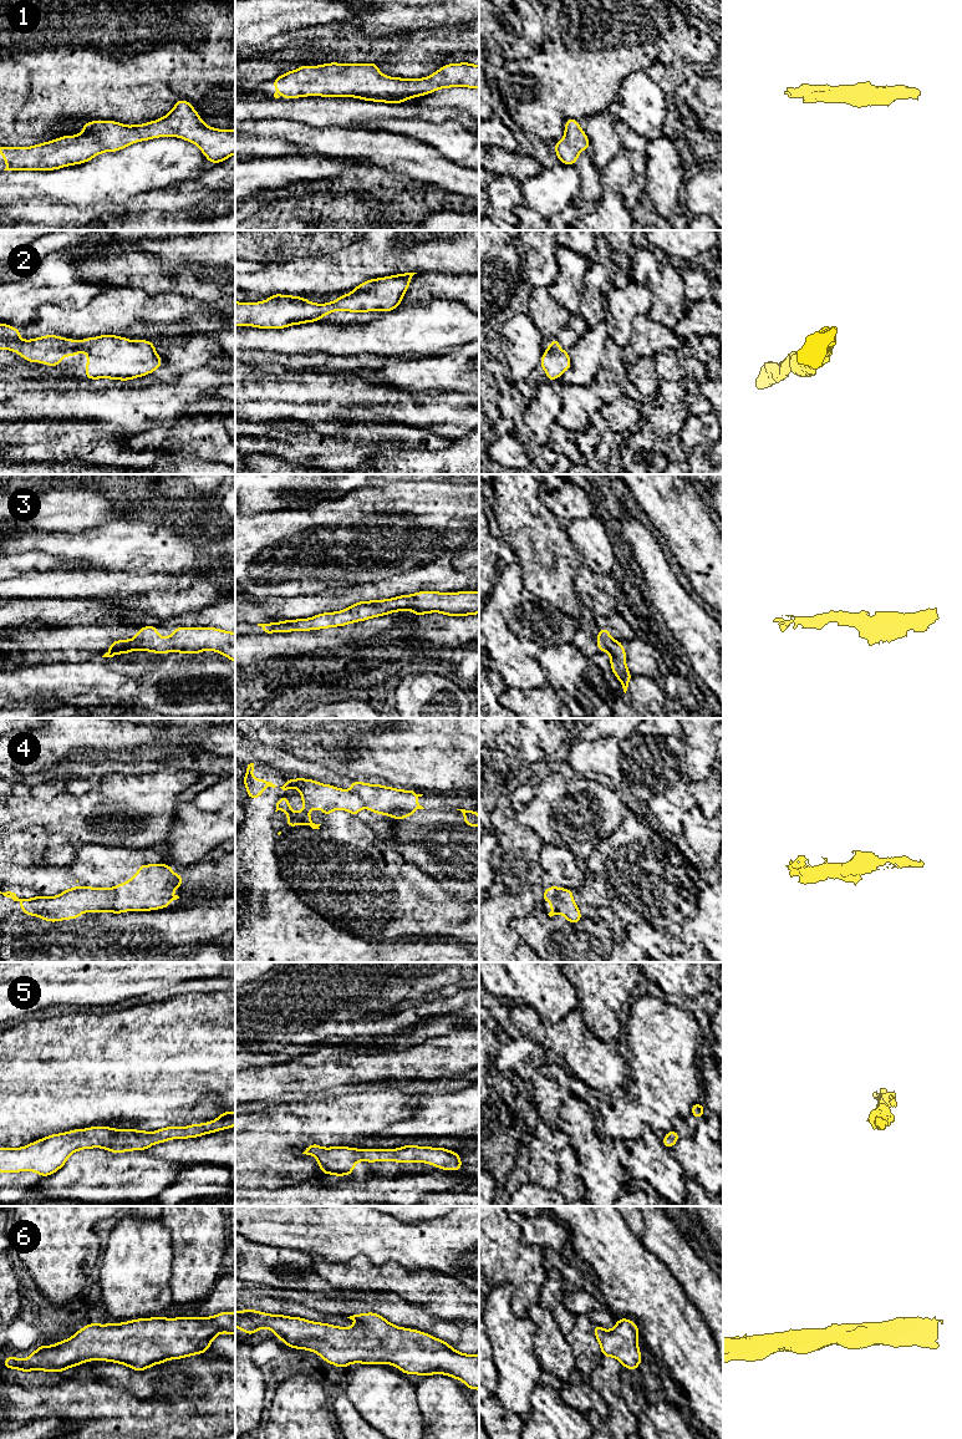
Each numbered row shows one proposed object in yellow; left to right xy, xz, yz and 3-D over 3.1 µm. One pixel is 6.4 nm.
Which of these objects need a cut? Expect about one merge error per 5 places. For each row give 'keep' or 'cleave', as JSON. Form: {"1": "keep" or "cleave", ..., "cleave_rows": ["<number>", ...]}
{"1": "keep", "2": "keep", "3": "keep", "4": "cleave", "5": "keep", "6": "keep", "cleave_rows": ["4"]}

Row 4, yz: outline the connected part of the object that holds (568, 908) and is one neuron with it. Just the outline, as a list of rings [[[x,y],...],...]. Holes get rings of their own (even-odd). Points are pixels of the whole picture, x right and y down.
[[[563,889],[558,891],[559,914],[561,914],[571,925],[579,922],[582,917],[577,905],[574,901],[571,889]]]

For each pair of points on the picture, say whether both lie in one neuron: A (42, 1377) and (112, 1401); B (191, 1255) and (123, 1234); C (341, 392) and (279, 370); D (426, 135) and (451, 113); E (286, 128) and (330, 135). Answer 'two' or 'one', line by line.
A: two
B: two
C: one
D: two
E: one

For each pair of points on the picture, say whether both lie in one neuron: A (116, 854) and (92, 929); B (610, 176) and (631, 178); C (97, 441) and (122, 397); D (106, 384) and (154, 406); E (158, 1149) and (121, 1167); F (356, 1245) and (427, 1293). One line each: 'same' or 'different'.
A: different
B: same
C: different
D: different
E: different
F: different

